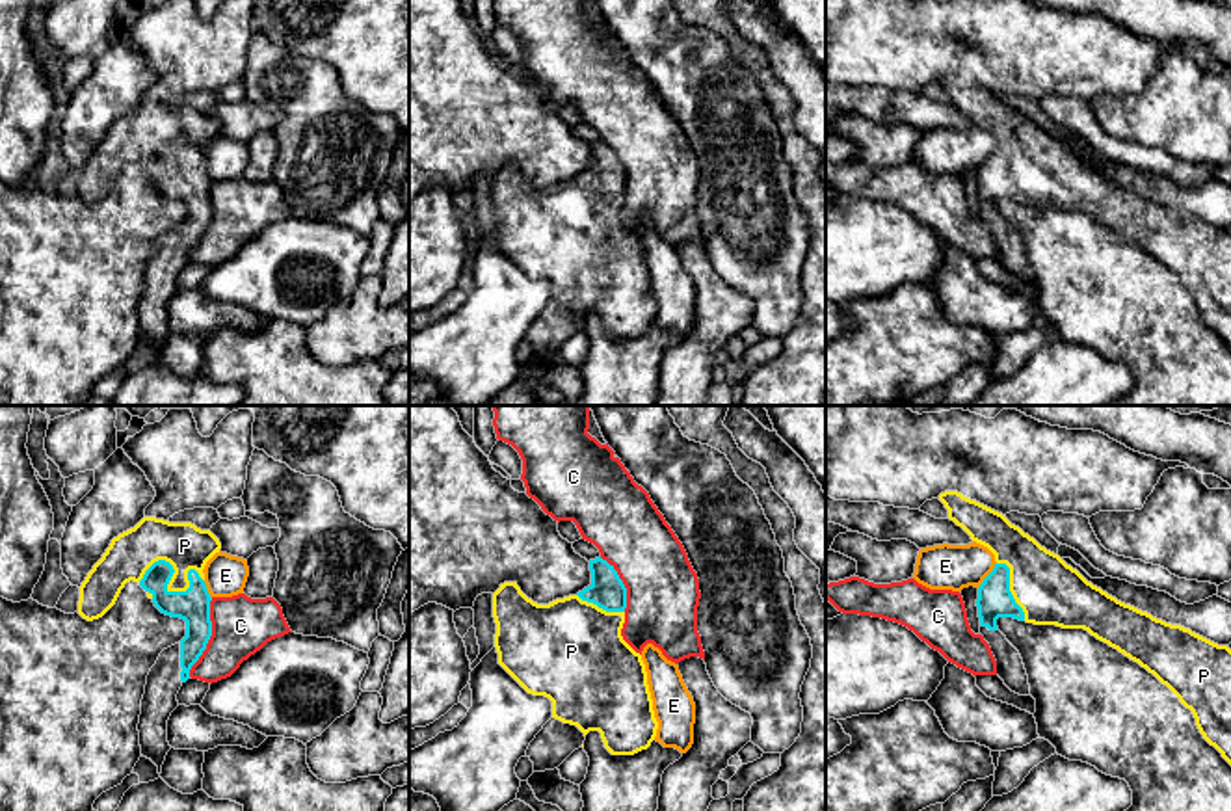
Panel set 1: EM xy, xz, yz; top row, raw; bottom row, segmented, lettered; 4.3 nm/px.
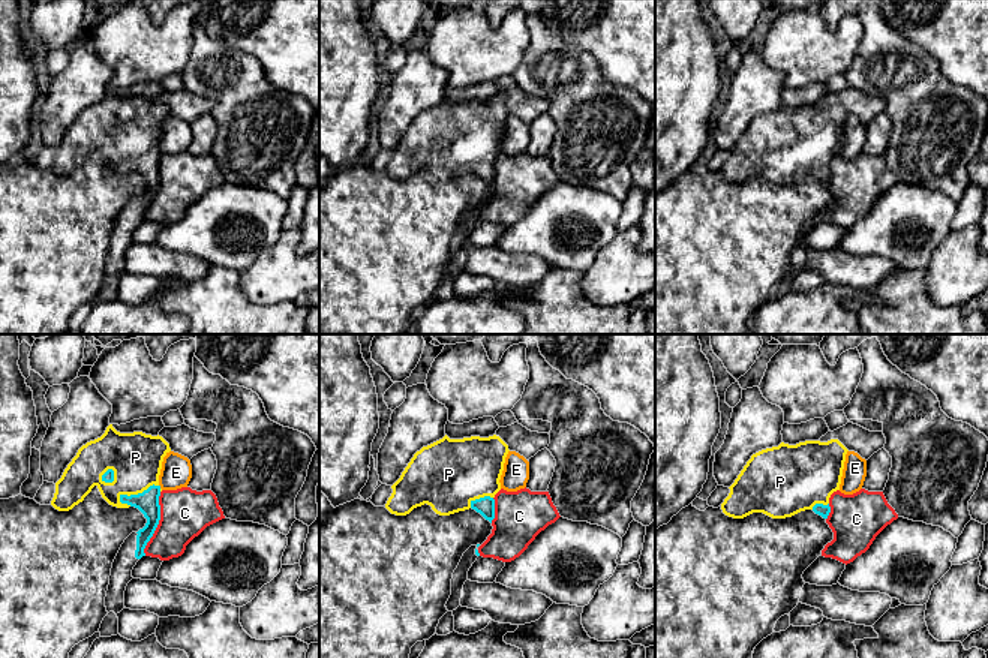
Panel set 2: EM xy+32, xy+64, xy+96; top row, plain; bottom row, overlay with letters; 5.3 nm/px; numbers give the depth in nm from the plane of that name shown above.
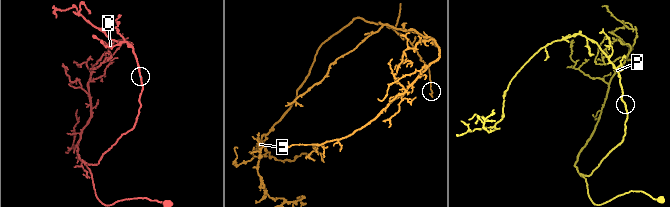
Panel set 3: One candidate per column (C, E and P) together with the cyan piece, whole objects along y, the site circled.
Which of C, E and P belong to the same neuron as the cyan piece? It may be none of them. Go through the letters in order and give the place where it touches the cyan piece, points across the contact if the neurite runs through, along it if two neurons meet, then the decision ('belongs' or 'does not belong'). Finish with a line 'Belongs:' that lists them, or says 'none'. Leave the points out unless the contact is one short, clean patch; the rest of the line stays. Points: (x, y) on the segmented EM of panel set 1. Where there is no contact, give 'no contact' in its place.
C: contact xy (211, 635); border xy (212, 598), (211, 638), (188, 676); does not belong
E: contact yz (988, 575); border yz (995, 562), (979, 588); does not belong
P: contact xy (168, 583); way xy (194, 605), (168, 583), (173, 557), (185, 545); belongs
Belongs: P

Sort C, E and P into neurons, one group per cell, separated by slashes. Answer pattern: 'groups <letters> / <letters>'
groups C / E / P

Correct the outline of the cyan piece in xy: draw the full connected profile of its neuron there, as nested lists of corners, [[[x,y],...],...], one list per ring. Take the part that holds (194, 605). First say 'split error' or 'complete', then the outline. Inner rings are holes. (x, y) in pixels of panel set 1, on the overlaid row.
split error; [[[143,517],[112,539],[80,586],[78,614],[87,621],[102,618],[130,580],[147,592],[162,614],[186,621],[186,636],[164,649],[151,668],[141,699],[141,755],[158,766],[158,774],[171,750],[167,720],[179,707],[177,694],[212,636],[212,597],[203,569],[219,549],[210,530]]]

